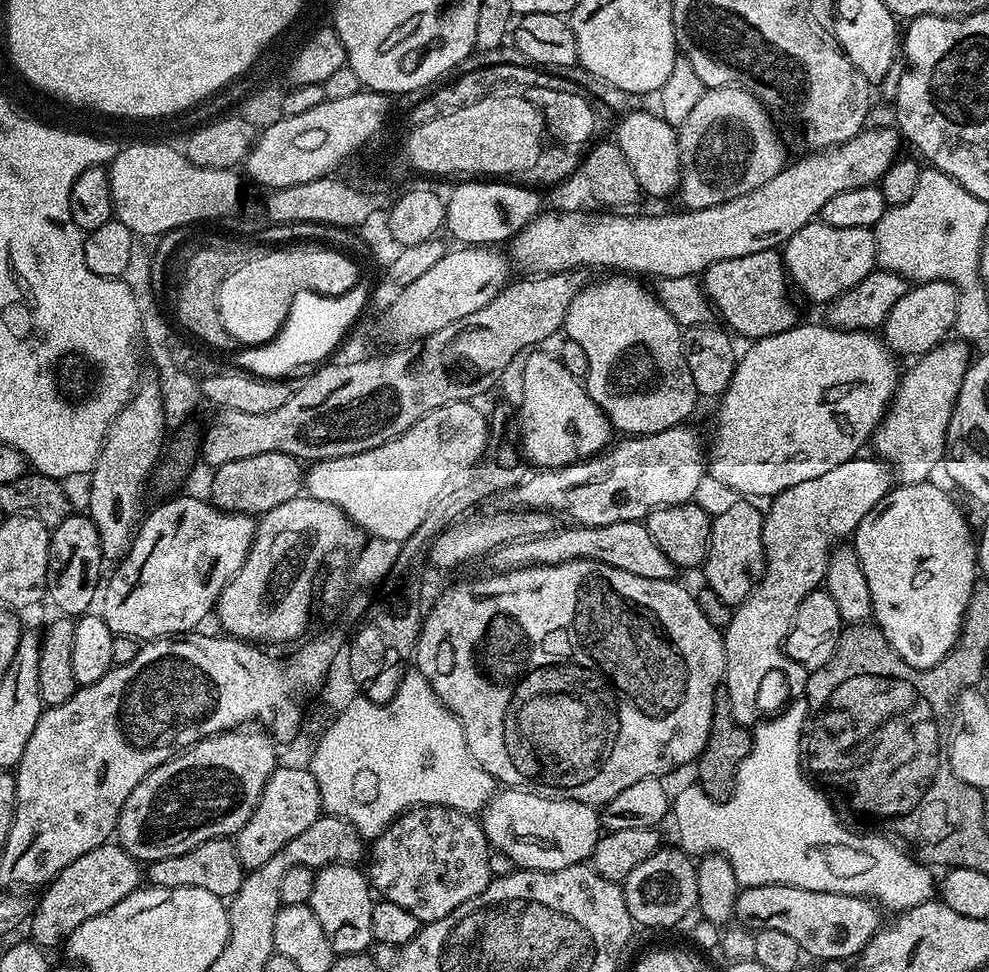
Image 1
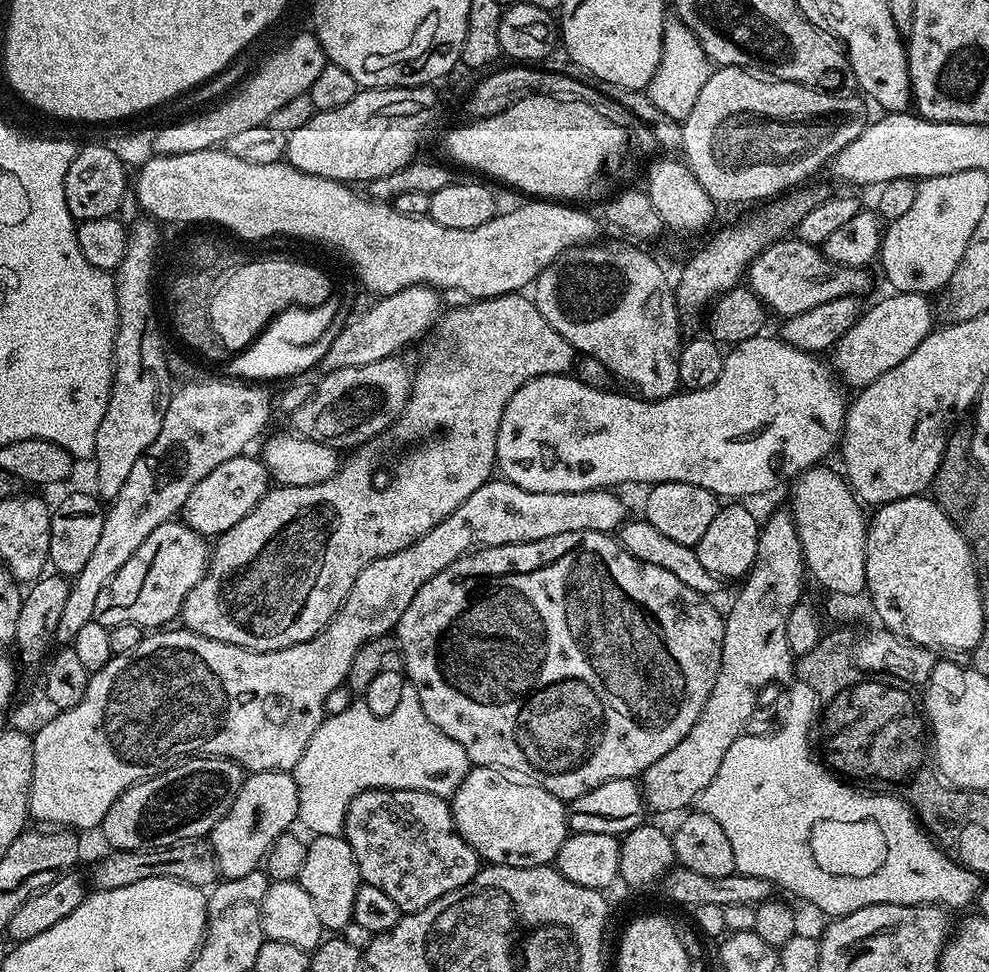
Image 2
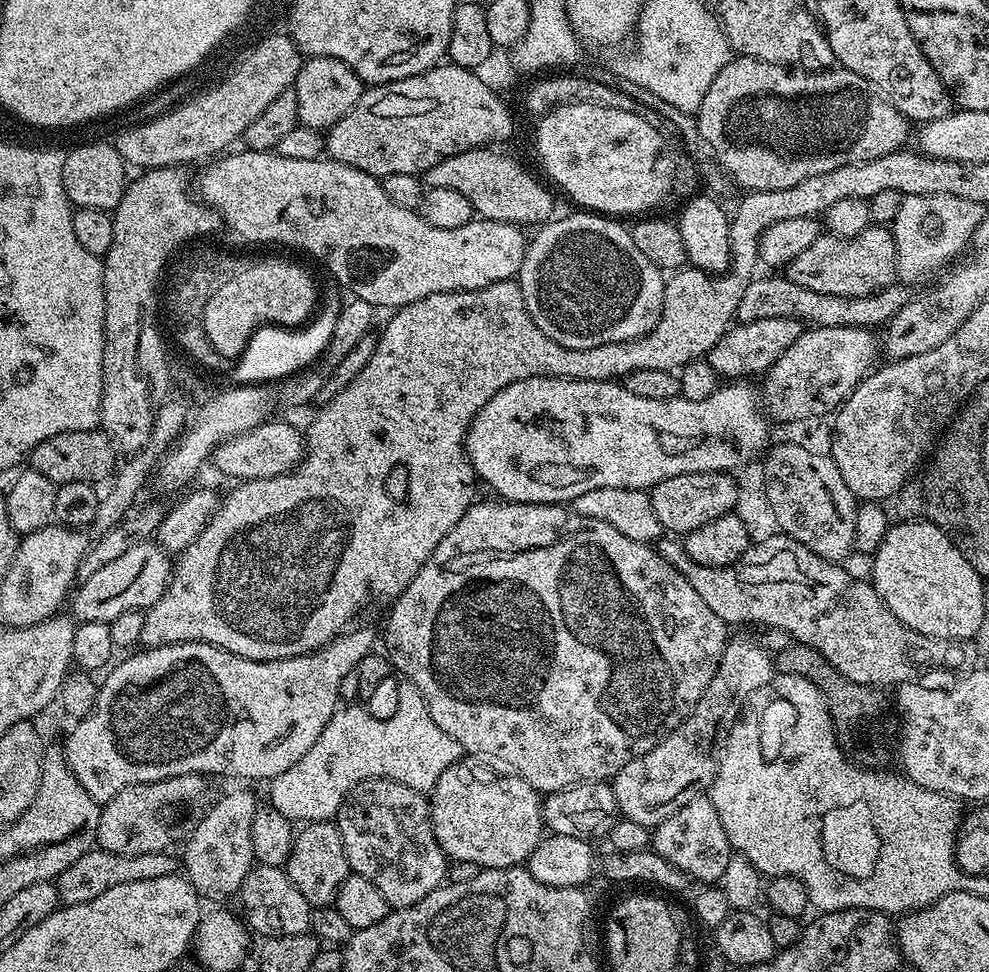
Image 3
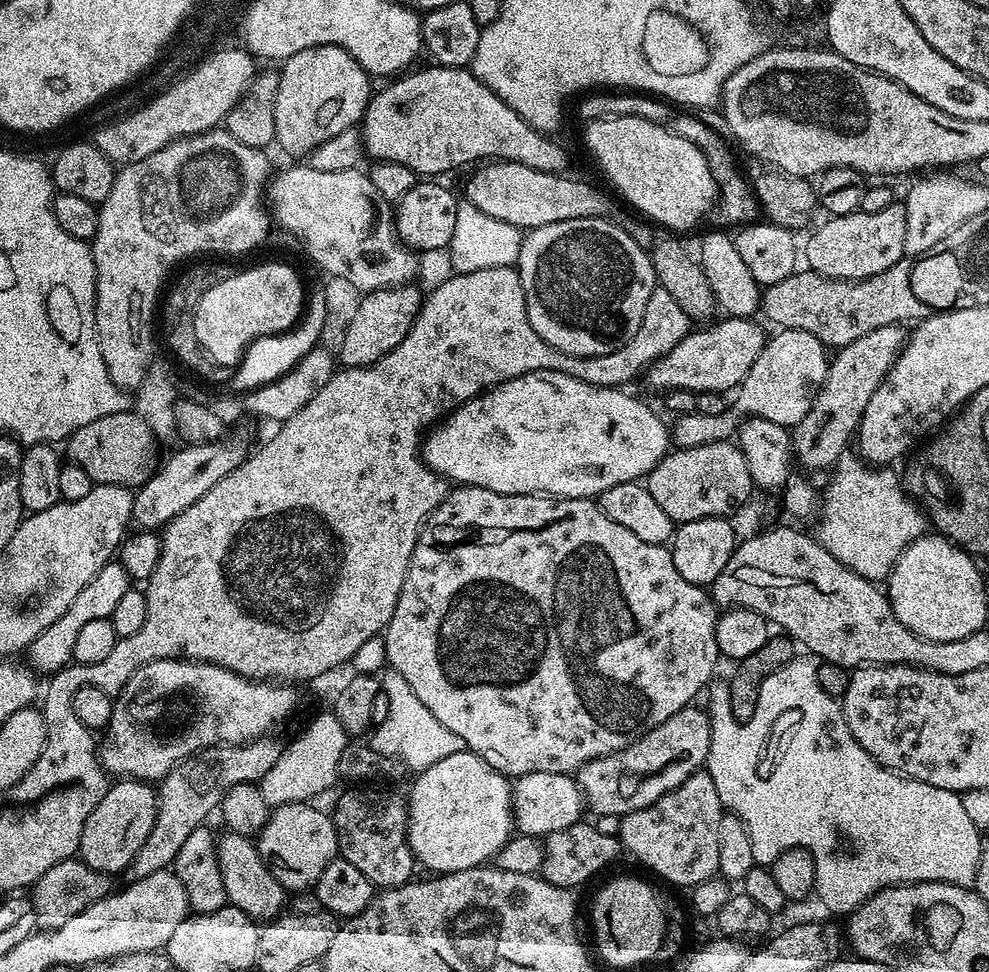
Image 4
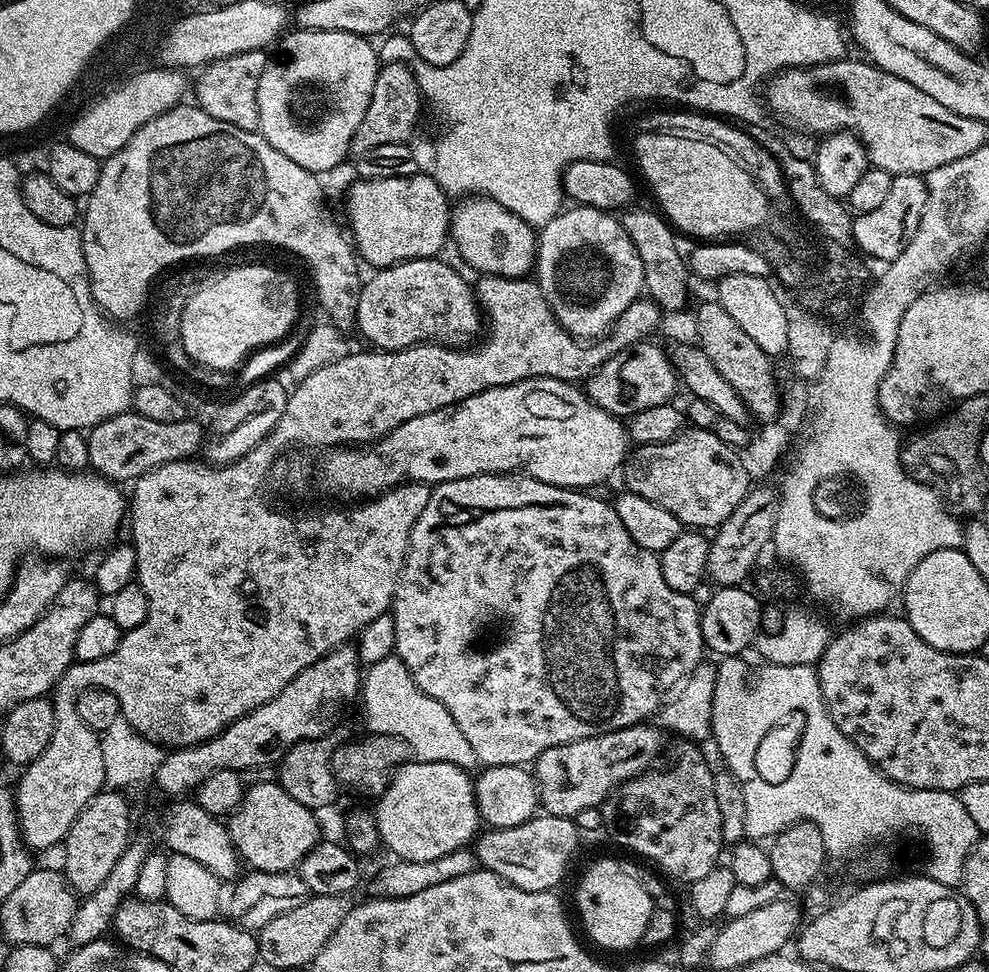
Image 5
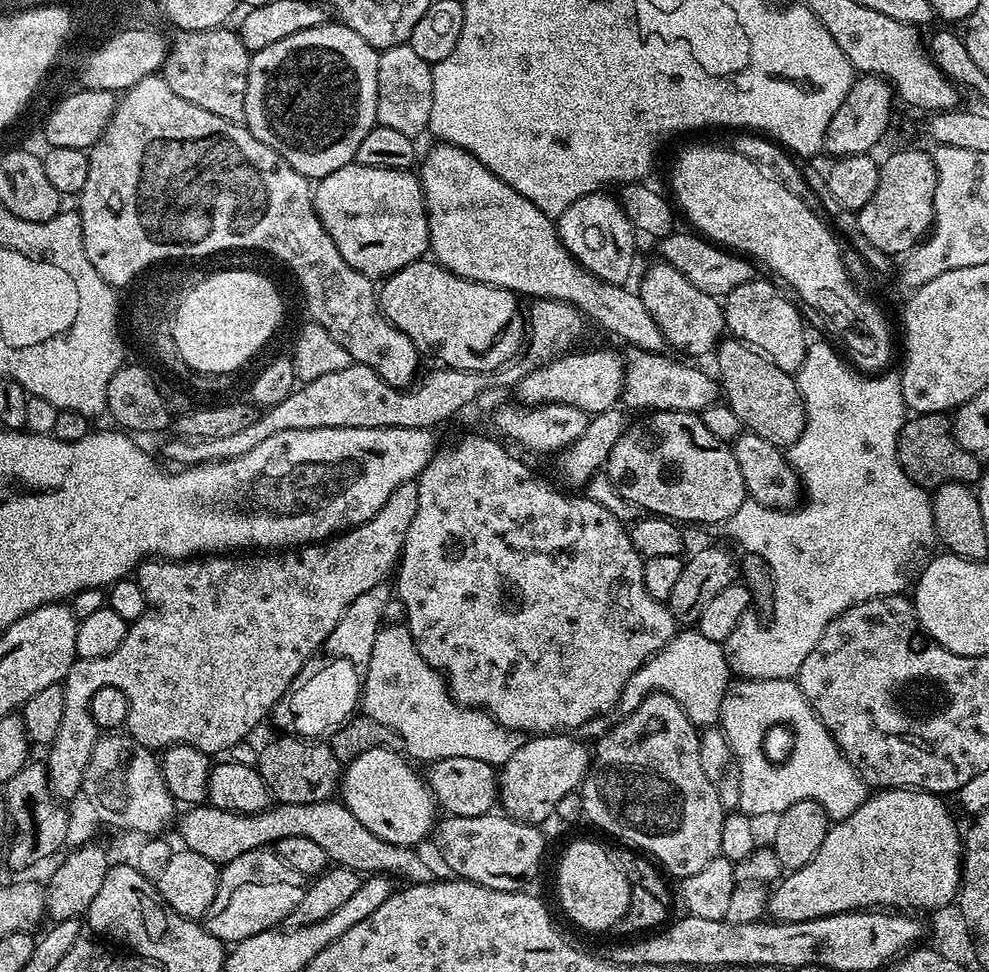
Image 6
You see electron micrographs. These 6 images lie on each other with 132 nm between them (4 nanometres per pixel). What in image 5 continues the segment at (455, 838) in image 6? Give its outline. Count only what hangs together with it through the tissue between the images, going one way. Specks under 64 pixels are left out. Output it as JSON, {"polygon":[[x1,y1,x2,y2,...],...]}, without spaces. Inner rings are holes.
{"polygon":[[537,814,522,822,522,826,488,828,474,840,479,867,502,877,506,882,531,892,550,892,559,889,572,855,580,848,582,833,575,819,567,816]]}

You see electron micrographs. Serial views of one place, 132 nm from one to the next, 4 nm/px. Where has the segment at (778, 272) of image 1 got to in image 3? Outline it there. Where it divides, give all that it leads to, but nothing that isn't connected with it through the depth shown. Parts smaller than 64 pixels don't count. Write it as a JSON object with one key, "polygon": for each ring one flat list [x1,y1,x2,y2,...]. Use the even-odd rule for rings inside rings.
{"polygon":[[869,226,857,236,822,234,804,253,798,254,786,269,786,277,818,294,862,298,889,288,897,279,896,243,891,231,884,226]]}

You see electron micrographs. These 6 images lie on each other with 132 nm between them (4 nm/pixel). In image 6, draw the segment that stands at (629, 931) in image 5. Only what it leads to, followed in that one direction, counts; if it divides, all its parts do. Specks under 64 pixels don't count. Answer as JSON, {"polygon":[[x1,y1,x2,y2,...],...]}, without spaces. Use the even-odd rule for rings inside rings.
{"polygon":[[576,840,566,845,556,864,556,896,560,899,560,908,578,927,588,932,615,929,630,906,633,887,613,853,592,840]]}

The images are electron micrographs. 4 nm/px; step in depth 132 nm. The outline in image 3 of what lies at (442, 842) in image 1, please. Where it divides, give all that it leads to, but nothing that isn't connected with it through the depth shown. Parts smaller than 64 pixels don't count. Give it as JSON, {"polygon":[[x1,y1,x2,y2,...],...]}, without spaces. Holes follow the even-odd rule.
{"polygon":[[384,776,363,780,348,791,344,801,340,803,340,809,336,811,334,823,340,831,349,869,355,875,366,878,366,882,374,882,378,894,386,898,389,909,414,906,414,902,422,902,426,894,430,894,449,879,450,861,434,838,430,800,423,792,397,780,388,780]]}

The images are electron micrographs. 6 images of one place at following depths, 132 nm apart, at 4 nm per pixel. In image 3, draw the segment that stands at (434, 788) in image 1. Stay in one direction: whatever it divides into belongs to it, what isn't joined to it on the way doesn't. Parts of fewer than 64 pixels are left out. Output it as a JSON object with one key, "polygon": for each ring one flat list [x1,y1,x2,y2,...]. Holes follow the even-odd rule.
{"polygon":[[401,679,399,683,398,710,392,718,378,721,368,716,353,726,352,736,320,736,290,770,270,781,270,807,293,822,328,822,335,817,340,803,355,784,378,776,397,780,425,794,431,793,438,778,442,778,442,770,460,760,462,749,430,718,420,691,408,680]]}

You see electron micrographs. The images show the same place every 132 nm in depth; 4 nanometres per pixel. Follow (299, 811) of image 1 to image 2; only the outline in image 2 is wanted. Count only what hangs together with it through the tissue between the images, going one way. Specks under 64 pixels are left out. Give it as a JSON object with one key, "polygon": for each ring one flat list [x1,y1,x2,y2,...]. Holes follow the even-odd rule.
{"polygon":[[253,772,245,775,242,790,234,800,234,806,210,833,210,843,216,855,216,865,220,868,220,876,225,880,242,878,242,874,257,871,263,865,273,842,289,831,288,828,298,820,298,786,291,772]]}

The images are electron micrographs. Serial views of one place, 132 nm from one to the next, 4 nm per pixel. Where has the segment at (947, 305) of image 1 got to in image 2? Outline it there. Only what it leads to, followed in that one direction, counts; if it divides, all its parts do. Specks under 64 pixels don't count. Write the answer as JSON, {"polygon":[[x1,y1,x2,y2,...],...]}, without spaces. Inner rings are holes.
{"polygon":[[896,292,885,298,881,304,876,304,872,309,865,311,859,319,856,320,854,326,850,330,846,330,846,334,842,334,842,338,837,342,834,351,831,353,831,363,834,365,834,372,837,377,849,389,859,390,865,388,870,382,874,382,878,378,882,378,882,374,886,374,886,370,894,370,894,366,898,366,902,362,906,362,906,358,910,358,910,354,914,354,914,350,918,350,918,342,922,342,933,331,932,312,934,316,934,304,932,304,927,295,923,292]]}

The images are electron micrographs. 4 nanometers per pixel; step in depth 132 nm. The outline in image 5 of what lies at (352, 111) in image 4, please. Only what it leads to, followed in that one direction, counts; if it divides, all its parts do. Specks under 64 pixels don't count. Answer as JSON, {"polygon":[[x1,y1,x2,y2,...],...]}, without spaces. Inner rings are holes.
{"polygon":[[292,30,279,41,280,53,269,59,266,70,258,82,258,118,260,135,282,150,290,162,298,162,307,172,325,174,348,158,354,138,354,130,370,106,374,94,374,82,378,78,382,61,371,39,339,32,338,30]]}

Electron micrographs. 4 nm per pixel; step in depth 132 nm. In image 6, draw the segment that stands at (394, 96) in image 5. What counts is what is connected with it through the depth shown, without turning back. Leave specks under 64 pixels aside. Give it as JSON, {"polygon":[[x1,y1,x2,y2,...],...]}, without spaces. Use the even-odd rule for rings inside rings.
{"polygon":[[408,43,399,44,398,46,390,46,389,48,383,49,378,58,378,106,376,107,376,123,381,124,382,126,390,126,390,130,399,130,401,134,406,134,413,138,419,137,419,132,421,131,423,133,430,122,430,106,433,102,434,82,432,81,432,65,426,63,422,58,418,58,418,54,414,54,414,50]]}

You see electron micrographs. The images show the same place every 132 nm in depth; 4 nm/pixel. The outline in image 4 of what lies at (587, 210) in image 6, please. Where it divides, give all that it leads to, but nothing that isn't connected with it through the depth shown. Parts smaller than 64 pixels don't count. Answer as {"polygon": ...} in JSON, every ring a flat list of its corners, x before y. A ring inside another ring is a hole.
{"polygon":[[602,216,570,218,566,222,550,222,550,226,533,228,520,241,520,253,514,267,520,273,522,294,526,298,526,314,530,318,530,326,534,326,534,330,538,330,538,334,547,344,571,356,610,354,616,348,624,345,630,338,634,338,634,334,638,334,638,326,642,326,642,314,646,314,646,302,652,291,658,286,652,258,646,248,643,248,626,229,619,228,618,225,612,223,616,222]]}

